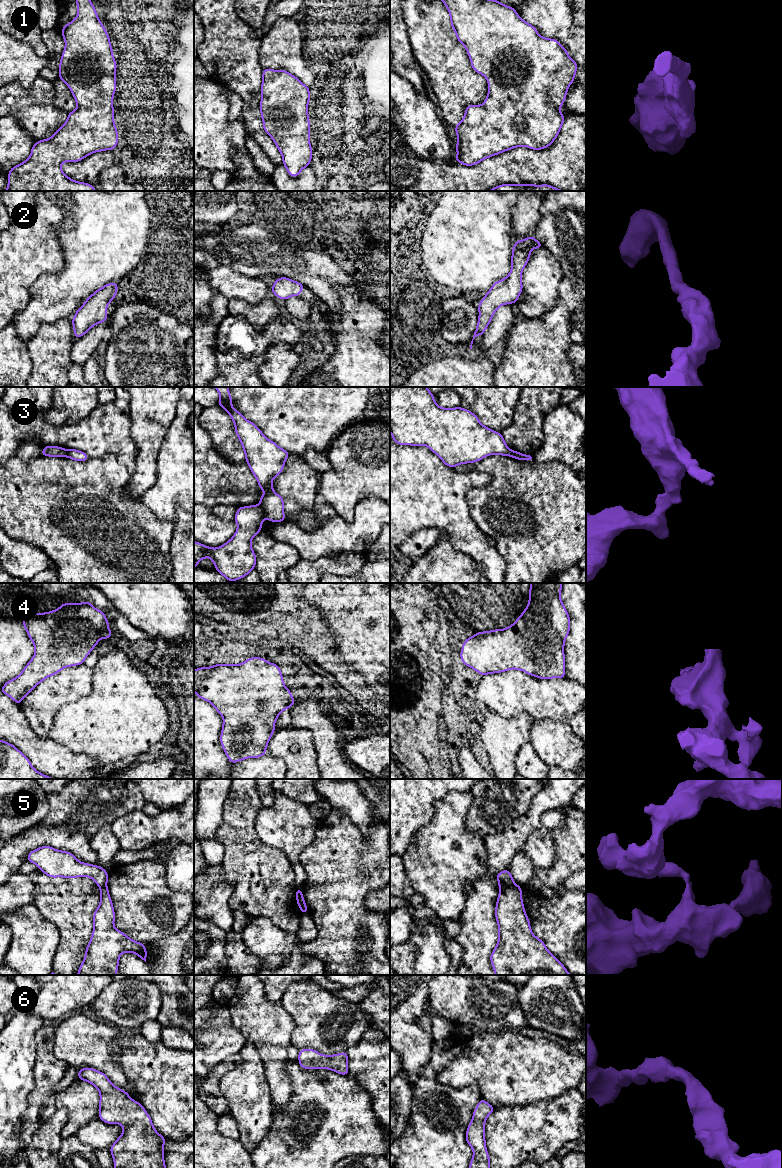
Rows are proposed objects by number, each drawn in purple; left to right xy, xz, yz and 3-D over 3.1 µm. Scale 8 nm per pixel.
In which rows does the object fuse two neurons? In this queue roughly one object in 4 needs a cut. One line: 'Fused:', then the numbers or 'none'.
Fused: 3, 5

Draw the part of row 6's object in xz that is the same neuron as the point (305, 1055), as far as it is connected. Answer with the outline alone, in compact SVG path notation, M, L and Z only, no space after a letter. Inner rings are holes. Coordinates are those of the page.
M307 1048L299 1050L298 1060L303 1069L329 1069L342 1075L349 1073L347 1051L328 1056Z

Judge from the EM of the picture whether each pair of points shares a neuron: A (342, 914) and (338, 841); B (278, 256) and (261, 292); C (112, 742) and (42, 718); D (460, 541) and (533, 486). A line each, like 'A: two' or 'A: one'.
A: one
B: two
C: two
D: two

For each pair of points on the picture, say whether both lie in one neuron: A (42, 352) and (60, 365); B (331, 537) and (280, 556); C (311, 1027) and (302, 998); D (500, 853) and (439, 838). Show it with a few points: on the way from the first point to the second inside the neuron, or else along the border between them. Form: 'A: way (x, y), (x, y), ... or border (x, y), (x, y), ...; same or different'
A: way (46, 353), (56, 362); same
B: border (276, 539), (293, 546), (301, 558); different
C: way (311, 1020), (308, 1005); same
D: border (483, 840), (486, 846), (488, 871); different

